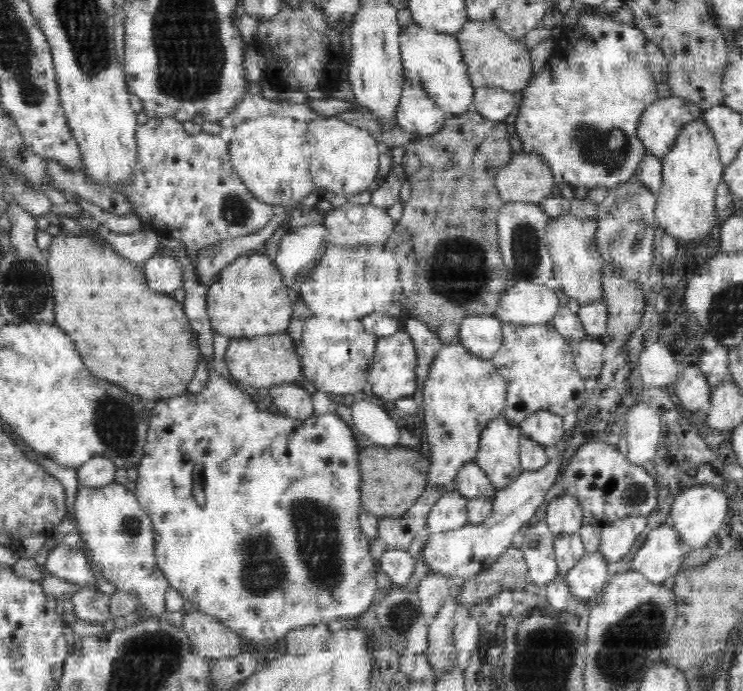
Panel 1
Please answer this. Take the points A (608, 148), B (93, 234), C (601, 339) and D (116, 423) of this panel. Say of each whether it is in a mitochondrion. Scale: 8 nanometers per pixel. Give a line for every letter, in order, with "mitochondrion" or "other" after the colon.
A: mitochondrion
B: other
C: other
D: mitochondrion

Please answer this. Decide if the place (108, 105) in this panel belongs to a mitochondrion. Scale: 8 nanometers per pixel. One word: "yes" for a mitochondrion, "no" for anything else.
no

